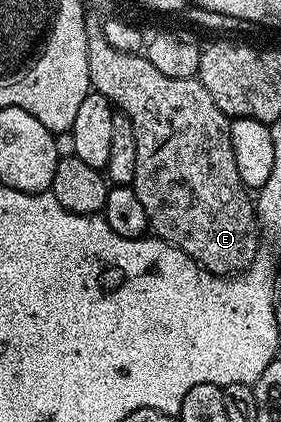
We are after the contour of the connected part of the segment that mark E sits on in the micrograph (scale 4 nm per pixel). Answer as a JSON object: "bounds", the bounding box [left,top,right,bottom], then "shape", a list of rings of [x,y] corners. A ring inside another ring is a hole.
{"bounds":[87,34,259,278],"shape":[[[100,34],[89,37],[87,66],[92,91],[106,96],[135,130],[135,178],[131,187],[143,204],[149,228],[157,231],[154,233],[160,239],[186,252],[204,271],[218,277],[225,278],[248,268],[259,251],[259,220],[250,189],[239,178],[239,166],[233,164],[235,150],[231,150],[230,117],[215,106],[200,80],[188,76],[167,78],[167,74],[151,66],[144,54],[131,56],[119,52]]]}

